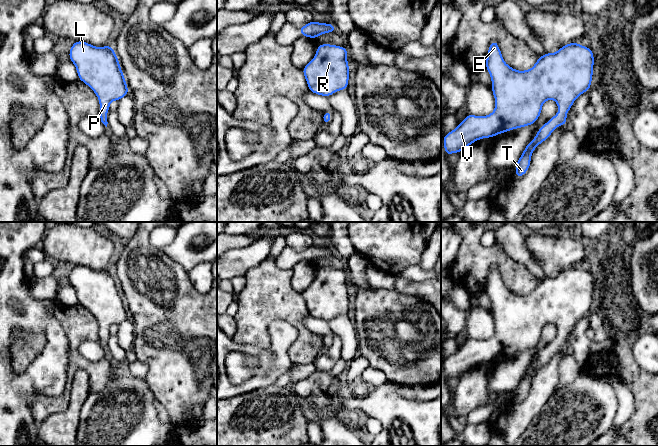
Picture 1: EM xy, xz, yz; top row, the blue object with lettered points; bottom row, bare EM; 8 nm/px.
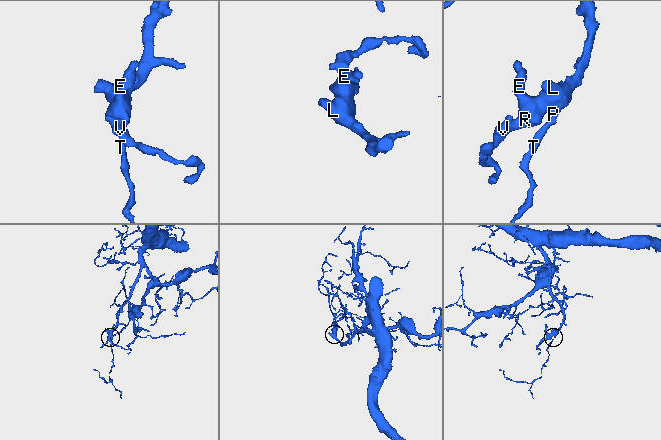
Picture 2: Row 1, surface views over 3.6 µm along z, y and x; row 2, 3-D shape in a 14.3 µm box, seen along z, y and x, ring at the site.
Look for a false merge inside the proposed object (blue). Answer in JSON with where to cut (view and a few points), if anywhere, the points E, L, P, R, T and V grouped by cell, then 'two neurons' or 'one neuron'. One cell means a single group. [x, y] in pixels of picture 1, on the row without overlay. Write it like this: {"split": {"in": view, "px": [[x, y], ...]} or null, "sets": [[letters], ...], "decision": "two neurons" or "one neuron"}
{"split": null, "sets": [["E", "L", "P", "R", "T", "V"]], "decision": "one neuron"}

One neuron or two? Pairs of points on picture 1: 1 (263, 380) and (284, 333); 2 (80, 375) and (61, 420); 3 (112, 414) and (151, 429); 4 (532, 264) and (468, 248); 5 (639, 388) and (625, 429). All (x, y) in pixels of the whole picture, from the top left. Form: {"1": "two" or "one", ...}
{"1": "one", "2": "one", "3": "one", "4": "two", "5": "one"}

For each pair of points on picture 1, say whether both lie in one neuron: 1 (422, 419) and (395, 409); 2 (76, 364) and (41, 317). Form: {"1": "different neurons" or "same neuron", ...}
{"1": "same neuron", "2": "different neurons"}

